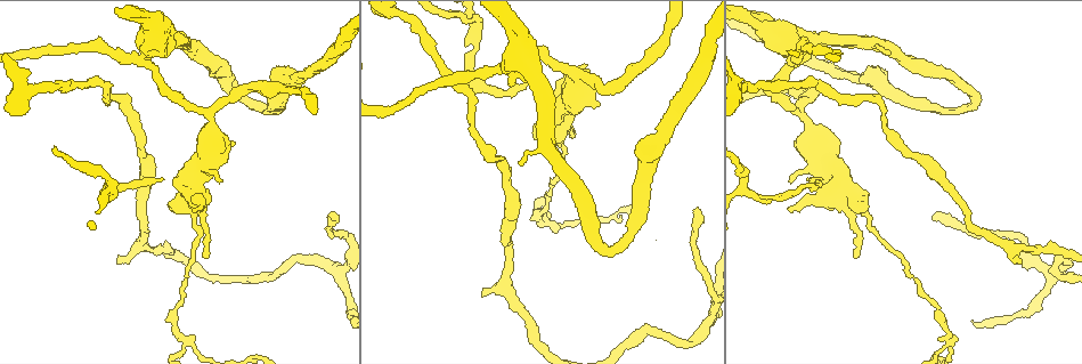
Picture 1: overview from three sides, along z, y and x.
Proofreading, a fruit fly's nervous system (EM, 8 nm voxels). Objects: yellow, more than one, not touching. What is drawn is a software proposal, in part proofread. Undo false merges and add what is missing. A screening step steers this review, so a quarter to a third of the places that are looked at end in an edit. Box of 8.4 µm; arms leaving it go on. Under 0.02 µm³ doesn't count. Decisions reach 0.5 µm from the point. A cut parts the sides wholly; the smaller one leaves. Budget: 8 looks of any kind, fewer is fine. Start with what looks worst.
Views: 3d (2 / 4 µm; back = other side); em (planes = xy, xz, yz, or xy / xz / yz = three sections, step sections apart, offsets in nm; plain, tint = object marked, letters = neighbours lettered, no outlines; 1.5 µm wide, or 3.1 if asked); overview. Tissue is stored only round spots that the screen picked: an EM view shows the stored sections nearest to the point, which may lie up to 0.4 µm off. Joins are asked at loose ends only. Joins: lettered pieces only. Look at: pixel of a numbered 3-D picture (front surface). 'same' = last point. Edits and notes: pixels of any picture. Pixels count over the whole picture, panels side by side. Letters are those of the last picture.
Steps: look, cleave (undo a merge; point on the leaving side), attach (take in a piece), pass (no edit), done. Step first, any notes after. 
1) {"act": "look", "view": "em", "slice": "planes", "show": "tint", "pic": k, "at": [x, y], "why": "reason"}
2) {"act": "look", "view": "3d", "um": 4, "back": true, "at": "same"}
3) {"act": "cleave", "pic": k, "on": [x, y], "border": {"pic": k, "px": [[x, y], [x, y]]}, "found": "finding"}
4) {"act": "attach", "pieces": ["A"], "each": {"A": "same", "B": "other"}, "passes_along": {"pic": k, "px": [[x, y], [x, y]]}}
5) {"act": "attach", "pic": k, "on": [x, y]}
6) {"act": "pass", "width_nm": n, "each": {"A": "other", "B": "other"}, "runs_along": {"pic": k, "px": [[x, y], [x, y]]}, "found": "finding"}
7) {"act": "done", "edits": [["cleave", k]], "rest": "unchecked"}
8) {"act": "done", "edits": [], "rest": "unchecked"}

{"act": "look", "view": "3d", "um": 2, "back": true, "pic": 1, "at": [697, 207]}

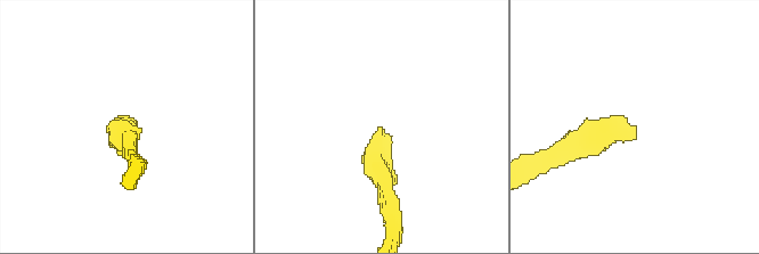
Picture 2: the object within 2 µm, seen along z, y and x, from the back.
{"act": "look", "view": "em", "slice": "planes", "show": "letters", "pic": 2, "at": [380, 129], "why": "shape alone is not enough"}

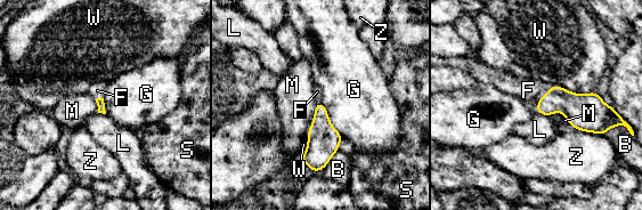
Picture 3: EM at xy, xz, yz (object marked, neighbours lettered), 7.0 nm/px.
{"act": "attach", "pieces": ["F"], "each": {"B": "other", "F": "same", "G": "other", "L": "other", "M": "other", "S": "other", "W": "other", "Z": "other"}, "found": "it goes on there"}

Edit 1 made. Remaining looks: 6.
{"act": "look", "view": "overview", "why": "see it whole again"}

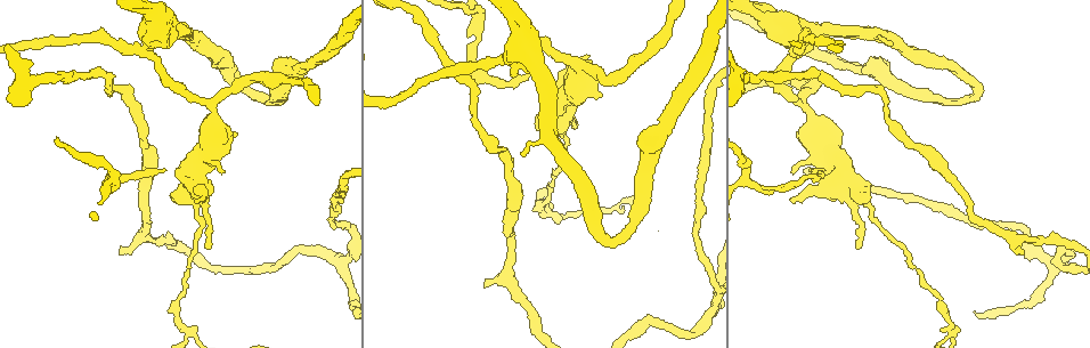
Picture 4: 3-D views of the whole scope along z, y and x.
{"act": "look", "view": "em", "slice": "planes", "show": "letters", "pic": 4, "at": [613, 78], "why": "sharp bend"}

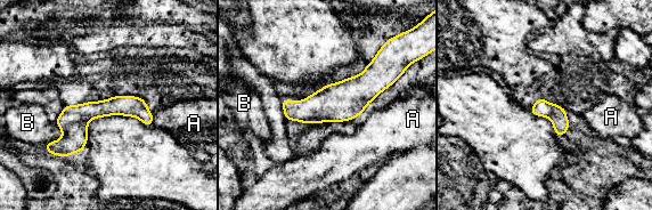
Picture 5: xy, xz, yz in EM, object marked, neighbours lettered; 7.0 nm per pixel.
{"act": "pass", "longest_contact_nm": ["B", 200], "each": {"A": "other", "B": "other"}, "border": {"pic": 5, "px": [[152, 112], [153, 124]]}, "found": "one cell here"}

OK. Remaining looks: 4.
{"act": "look", "view": "em", "slice": "planes", "show": "letters", "pic": 4, "at": [120, 254], "why": "free end"}

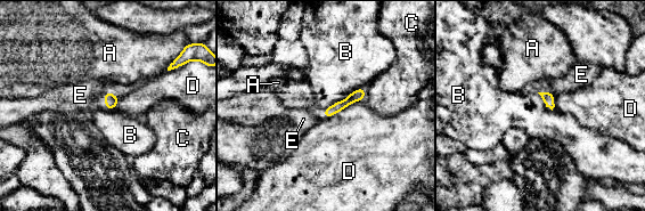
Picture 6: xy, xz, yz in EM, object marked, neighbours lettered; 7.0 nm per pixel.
{"act": "pass", "each": {"A": "other", "B": "other", "C": "other", "D": "other", "E": "other"}, "border": {"pic": 6, "px": [[366, 87], [324, 110]]}, "found": "none of them fits"}

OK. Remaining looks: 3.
{"act": "done", "edits": [["attach", 3]], "rest": "unchecked"}

